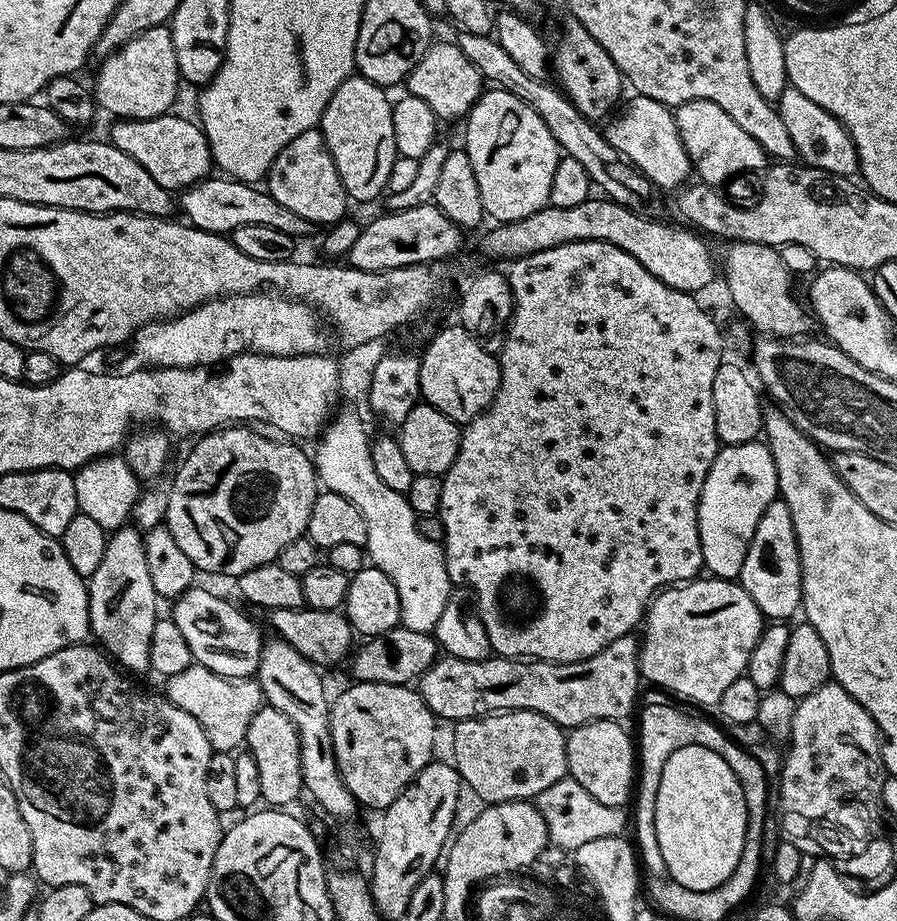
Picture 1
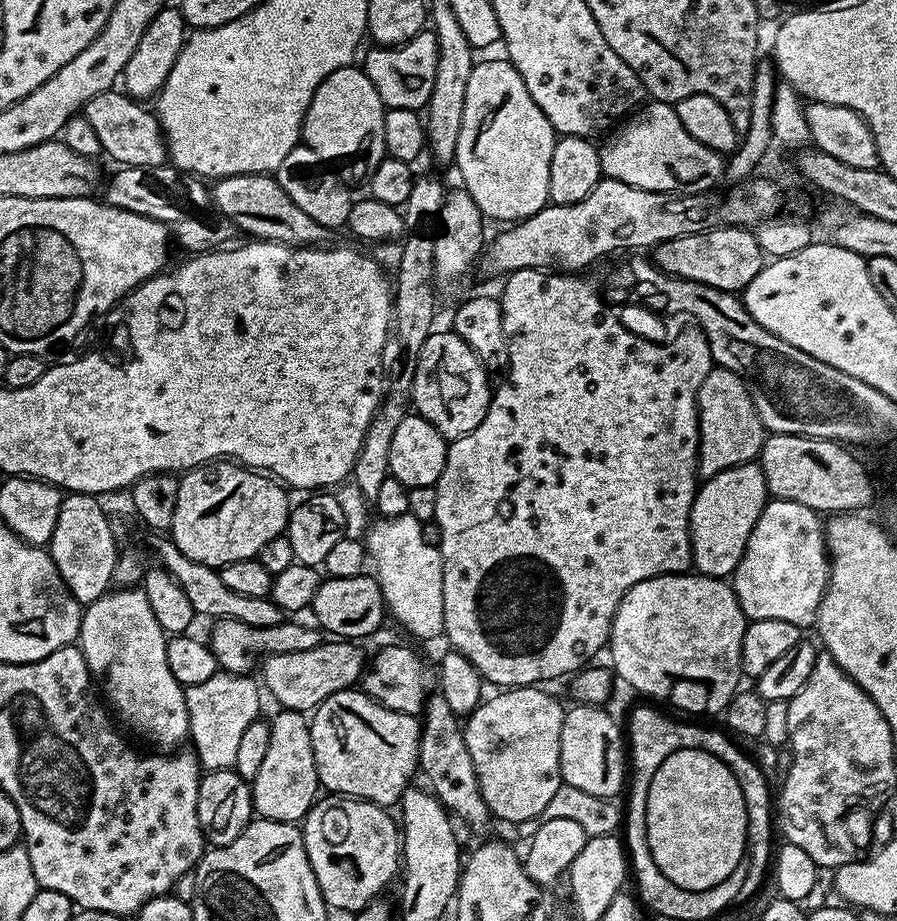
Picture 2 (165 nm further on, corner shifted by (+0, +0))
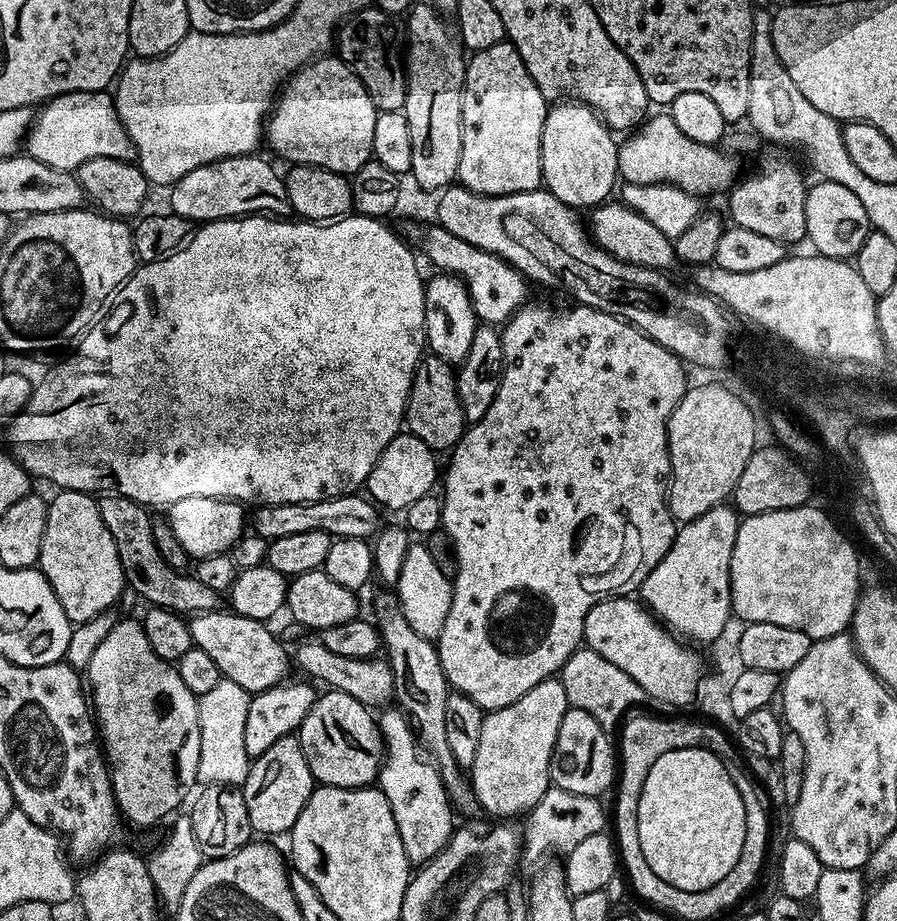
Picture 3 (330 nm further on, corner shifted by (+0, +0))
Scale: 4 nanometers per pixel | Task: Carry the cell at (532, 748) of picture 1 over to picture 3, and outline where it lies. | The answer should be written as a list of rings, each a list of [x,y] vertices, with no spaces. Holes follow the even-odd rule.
[[[560,678],[551,680],[543,680],[538,682],[538,686],[534,686],[534,690],[526,690],[526,694],[522,694],[522,698],[518,698],[518,702],[510,702],[510,706],[502,706],[501,708],[491,709],[485,715],[482,722],[482,738],[478,742],[478,754],[474,754],[474,762],[470,769],[470,779],[472,782],[472,792],[476,795],[477,805],[482,809],[485,808],[492,818],[512,818],[508,816],[523,817],[536,807],[538,802],[542,801],[542,796],[546,794],[550,787],[550,758],[554,754],[554,742],[558,738],[558,726],[562,726],[562,718],[568,712],[570,705],[567,700],[566,690],[563,688],[563,682]]]

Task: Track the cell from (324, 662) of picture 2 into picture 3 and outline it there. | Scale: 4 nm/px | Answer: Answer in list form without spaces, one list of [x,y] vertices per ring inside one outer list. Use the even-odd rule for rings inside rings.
[[[231,610],[198,612],[188,620],[193,645],[209,655],[223,679],[238,682],[250,694],[265,692],[289,679],[289,649],[287,652],[280,645],[279,638],[268,627],[265,621],[246,618]]]

